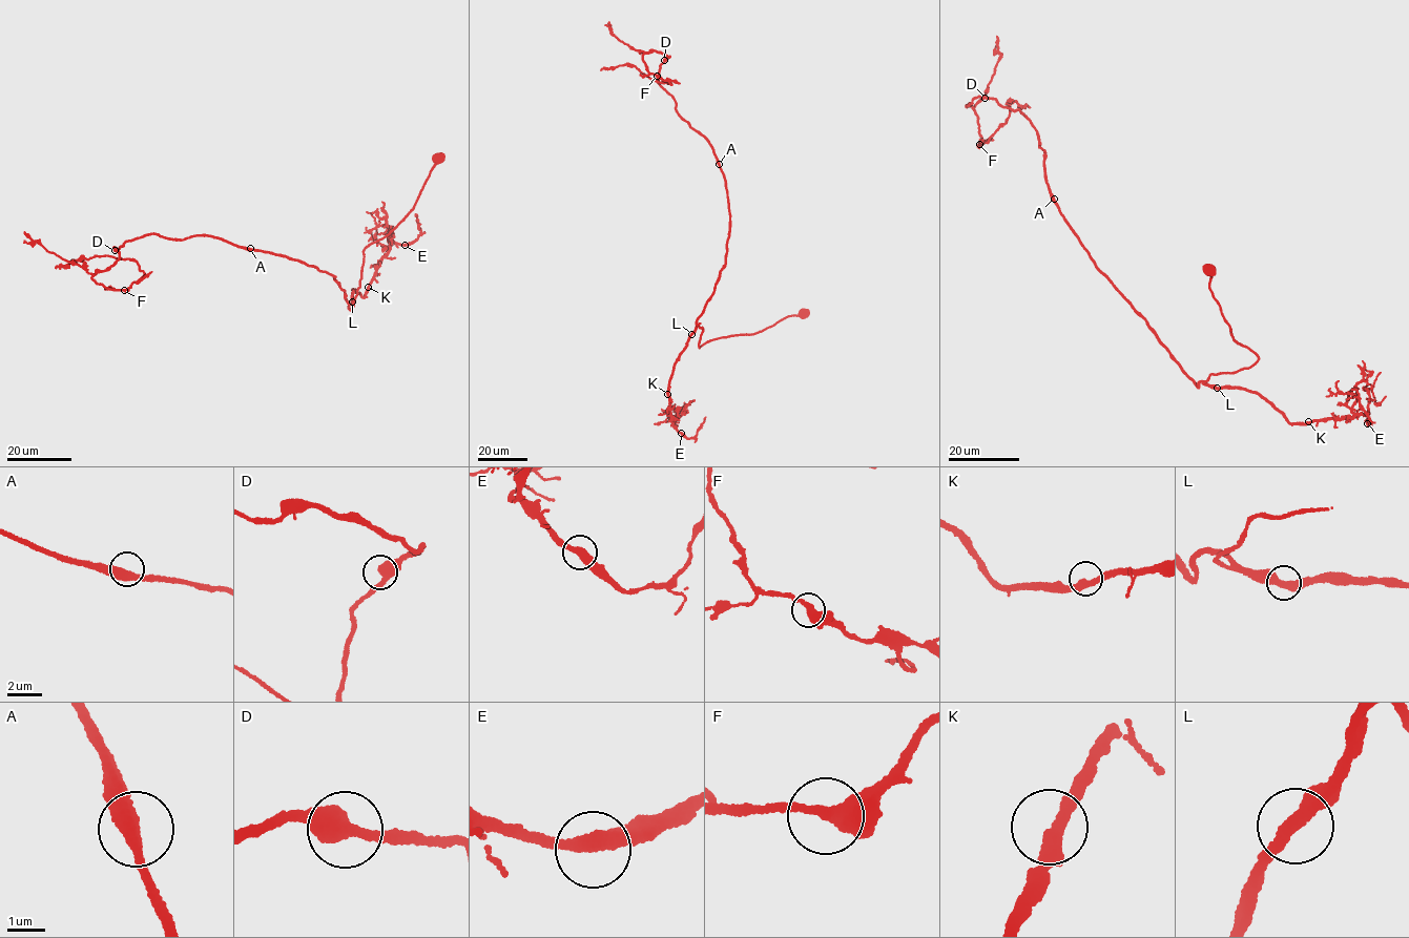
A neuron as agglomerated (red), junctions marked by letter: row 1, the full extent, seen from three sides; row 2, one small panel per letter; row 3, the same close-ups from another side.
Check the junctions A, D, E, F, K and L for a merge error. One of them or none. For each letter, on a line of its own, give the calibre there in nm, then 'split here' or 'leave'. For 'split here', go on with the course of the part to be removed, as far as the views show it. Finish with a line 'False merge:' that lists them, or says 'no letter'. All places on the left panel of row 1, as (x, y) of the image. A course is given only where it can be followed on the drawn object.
A: calibre 440 nm; leave
D: calibre 440 nm; leave
E: calibre 380 nm; leave
F: calibre 380 nm; leave
K: calibre 400 nm; leave
L: calibre 400 nm; leave
False merge: no letter

